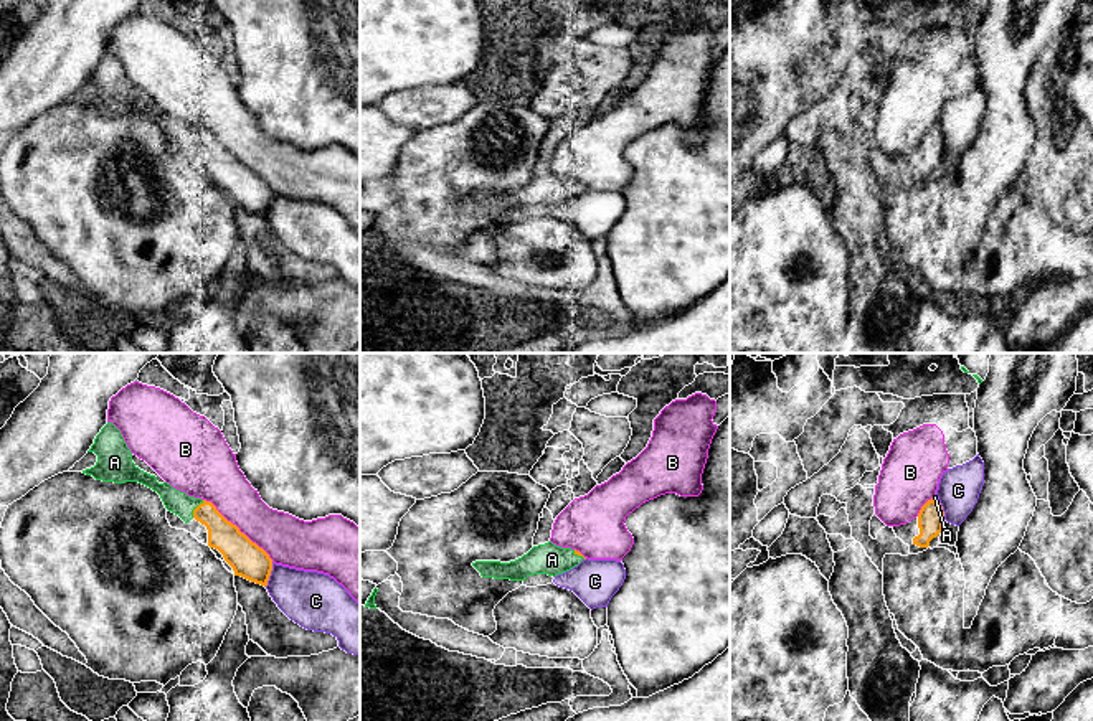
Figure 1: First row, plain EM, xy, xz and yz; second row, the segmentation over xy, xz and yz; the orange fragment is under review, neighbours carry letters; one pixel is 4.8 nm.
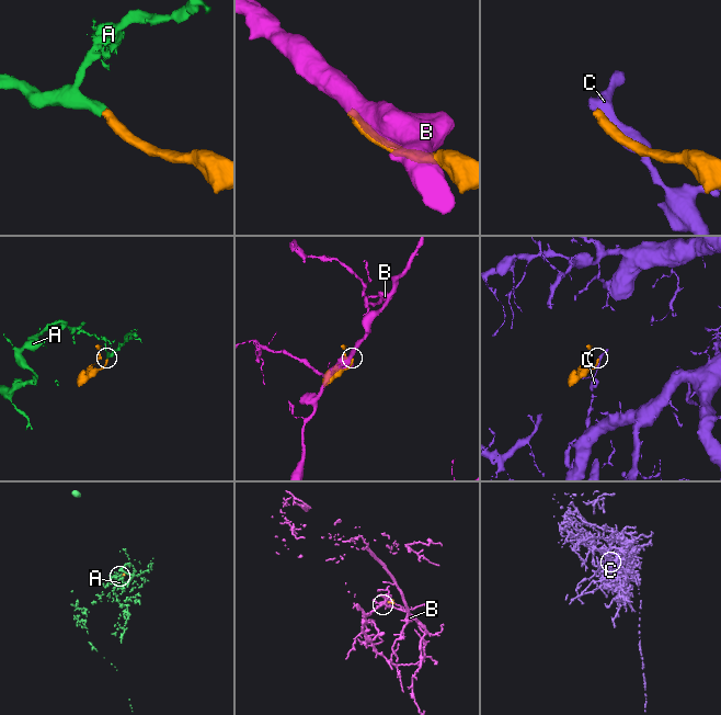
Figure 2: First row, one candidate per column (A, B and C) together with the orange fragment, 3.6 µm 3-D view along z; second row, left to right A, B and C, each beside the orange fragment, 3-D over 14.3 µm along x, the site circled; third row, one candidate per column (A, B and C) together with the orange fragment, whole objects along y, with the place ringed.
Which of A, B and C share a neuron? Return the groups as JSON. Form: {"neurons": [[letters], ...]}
{"neurons": [["A"], ["B"], ["C"]]}

